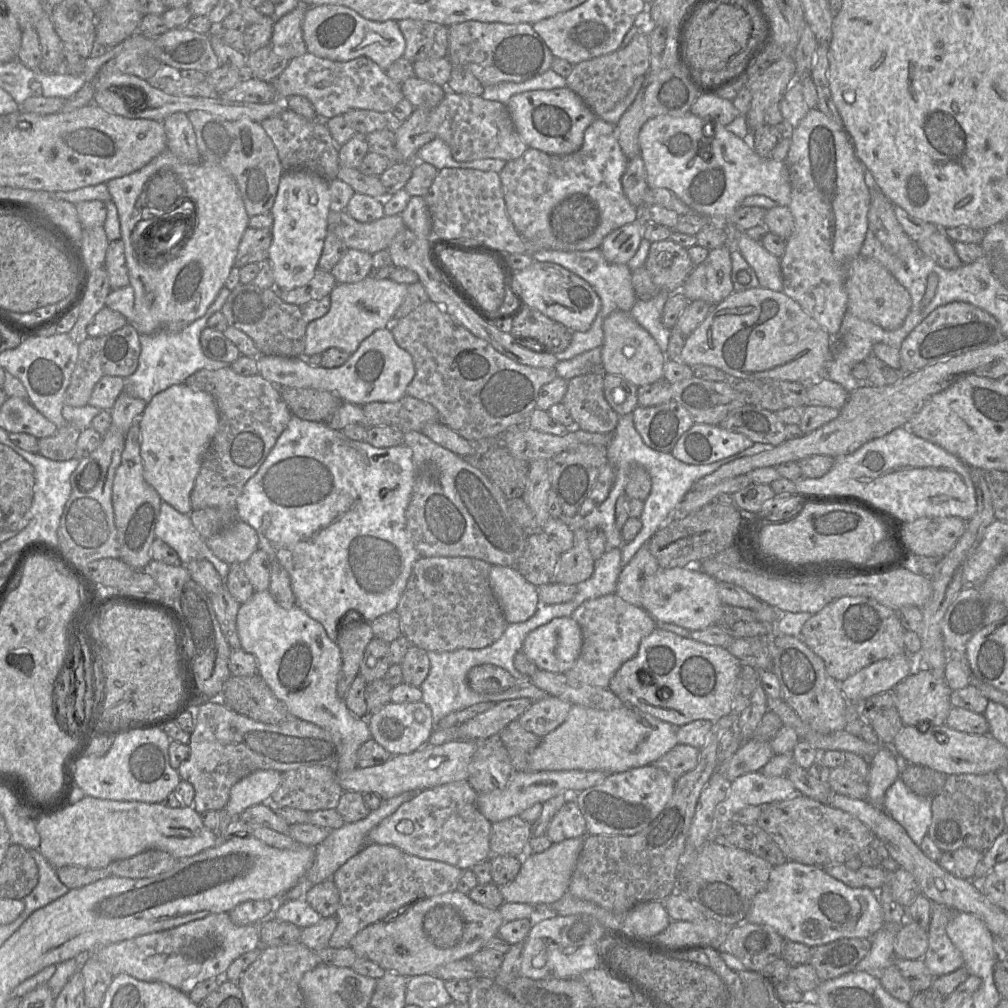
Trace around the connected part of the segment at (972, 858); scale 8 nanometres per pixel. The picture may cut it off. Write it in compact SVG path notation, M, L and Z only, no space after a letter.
M959 848L954 851L943 852L938 864L957 878L973 880L983 853L972 848Z

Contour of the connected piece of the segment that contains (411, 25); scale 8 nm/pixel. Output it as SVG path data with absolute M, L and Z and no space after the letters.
M410 18L397 23L406 42L403 57L411 63L430 58L447 58L448 27L436 22Z

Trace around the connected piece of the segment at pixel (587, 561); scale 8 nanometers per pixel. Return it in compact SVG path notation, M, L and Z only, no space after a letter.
M584 529L574 531L573 547L560 555L553 582L577 585L591 577L595 560L589 550L589 532Z

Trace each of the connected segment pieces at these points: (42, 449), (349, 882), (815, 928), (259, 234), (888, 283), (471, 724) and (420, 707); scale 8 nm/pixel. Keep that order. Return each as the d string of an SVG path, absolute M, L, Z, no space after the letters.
M67 423L58 428L50 437L38 439L38 453L54 461L67 461L74 458L80 430L75 425Z
M368 844L331 877L339 891L340 906L334 916L337 927L328 947L349 947L358 932L388 914L416 901L455 891L462 872L450 864L409 855L391 845Z
M787 860L782 865L773 866L770 872L767 887L763 891L758 893L752 901L750 910L746 917L746 922L769 926L772 929L774 929L774 931L776 931L784 940L790 940L796 943L805 944L809 947L815 947L815 946L825 945L842 938L871 939L871 937L884 926L884 916L883 916L881 905L878 900L877 892L874 892L873 890L866 887L851 888L845 885L844 883L842 883L841 881L828 875L822 867L810 866L810 865L801 864L799 862Z
M247 227L238 246L235 265L241 268L250 263L261 263L269 258L272 242L270 229Z
M861 255L855 258L848 267L845 286L848 295L847 312L885 330L899 328L910 312L912 299L907 289L875 260Z
M518 698L500 701L475 717L459 724L458 740L485 740L497 737L499 733L512 721L517 720L532 701L527 698Z
M390 702L378 712L368 714L366 717L371 739L384 747L392 756L399 754L409 754L427 742L434 731L432 712L424 702Z

